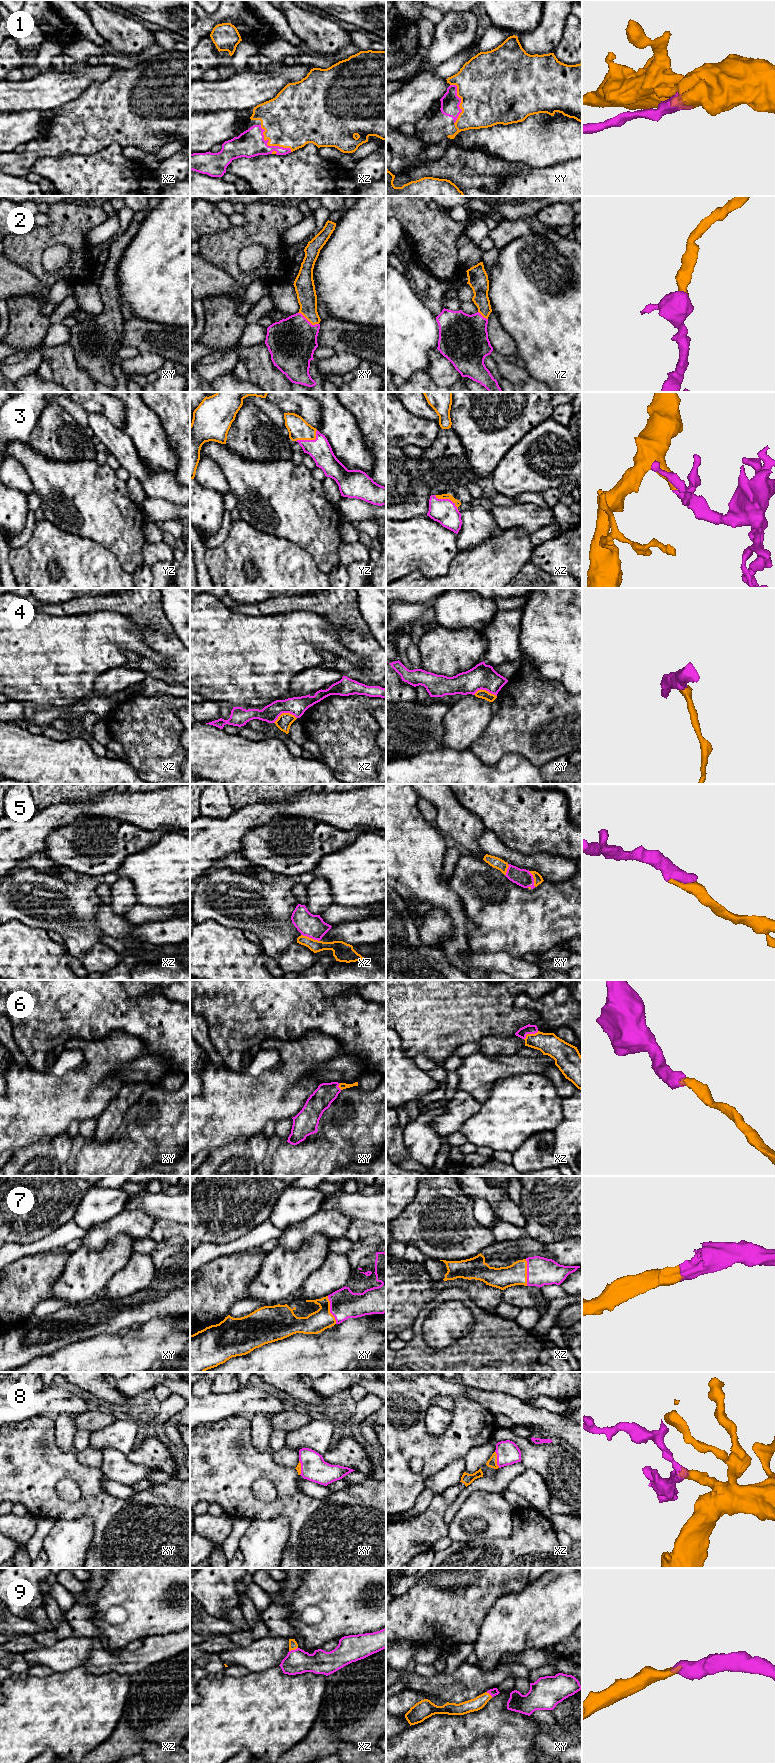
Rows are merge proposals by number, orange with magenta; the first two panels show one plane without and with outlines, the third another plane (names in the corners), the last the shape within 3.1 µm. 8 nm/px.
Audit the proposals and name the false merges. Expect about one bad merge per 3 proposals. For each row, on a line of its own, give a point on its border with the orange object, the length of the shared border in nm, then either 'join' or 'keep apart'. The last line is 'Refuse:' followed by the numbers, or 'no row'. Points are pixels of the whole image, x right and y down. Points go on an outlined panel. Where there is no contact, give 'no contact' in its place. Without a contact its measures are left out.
1: contact xz (270, 145); length 340 nm; join
2: contact xy (308, 320); length 190 nm; join
3: contact xz (448, 498); length 240 nm; join
4: contact xz (284, 713); length 200 nm; keep apart
5: contact xz (310, 938); length 160 nm; join
6: contact xz (530, 1034); length 140 nm; join
7: contact xy (329, 1310); length 240 nm; join
8: contact xz (496, 1459); length 140 nm; join
9: contact xz (293, 1649); length 80 nm; join
Refuse: 4

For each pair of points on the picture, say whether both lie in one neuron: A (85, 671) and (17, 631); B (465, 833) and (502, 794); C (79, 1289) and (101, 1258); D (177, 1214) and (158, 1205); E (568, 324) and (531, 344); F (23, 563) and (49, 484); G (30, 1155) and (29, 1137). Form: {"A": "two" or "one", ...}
{"A": "one", "B": "two", "C": "one", "D": "one", "E": "one", "F": "two", "G": "two"}

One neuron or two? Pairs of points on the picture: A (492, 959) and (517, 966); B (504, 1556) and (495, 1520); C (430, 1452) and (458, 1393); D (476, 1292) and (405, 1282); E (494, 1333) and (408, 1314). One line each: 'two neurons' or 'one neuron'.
A: one neuron
B: two neurons
C: one neuron
D: one neuron
E: two neurons

